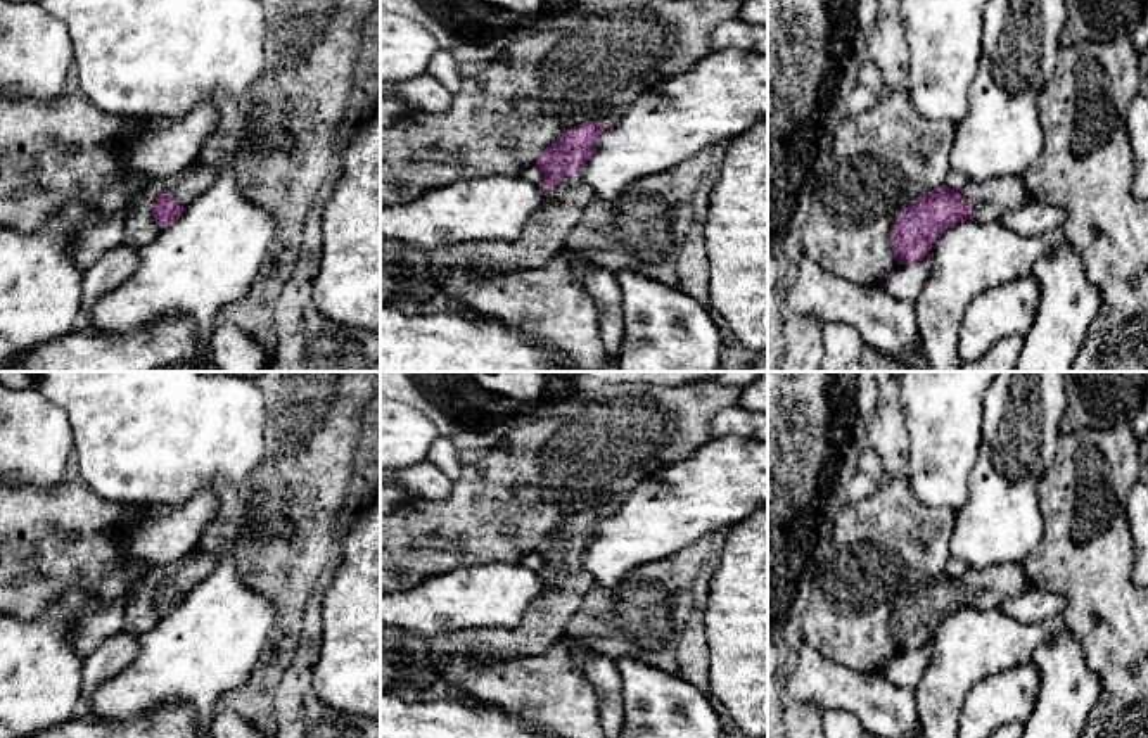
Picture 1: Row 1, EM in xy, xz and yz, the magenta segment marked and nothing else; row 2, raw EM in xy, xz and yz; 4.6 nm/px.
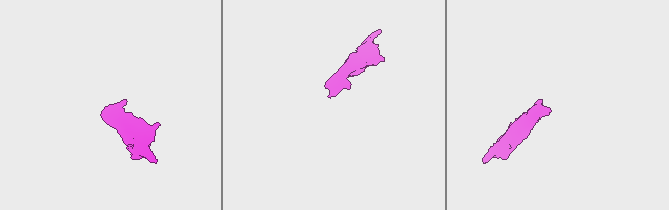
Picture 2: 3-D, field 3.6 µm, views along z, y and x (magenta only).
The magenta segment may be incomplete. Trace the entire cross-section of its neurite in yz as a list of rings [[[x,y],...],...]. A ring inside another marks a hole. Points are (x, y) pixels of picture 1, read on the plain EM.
[[[1022,563],[985,570],[968,567],[960,577],[941,572],[897,601],[890,617],[896,648],[915,652],[928,641],[946,615],[966,607],[998,608],[1006,598],[1030,588]]]

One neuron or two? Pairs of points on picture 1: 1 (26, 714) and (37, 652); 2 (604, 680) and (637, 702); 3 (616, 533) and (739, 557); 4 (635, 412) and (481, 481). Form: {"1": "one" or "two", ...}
{"1": "one", "2": "two", "3": "two", "4": "one"}

